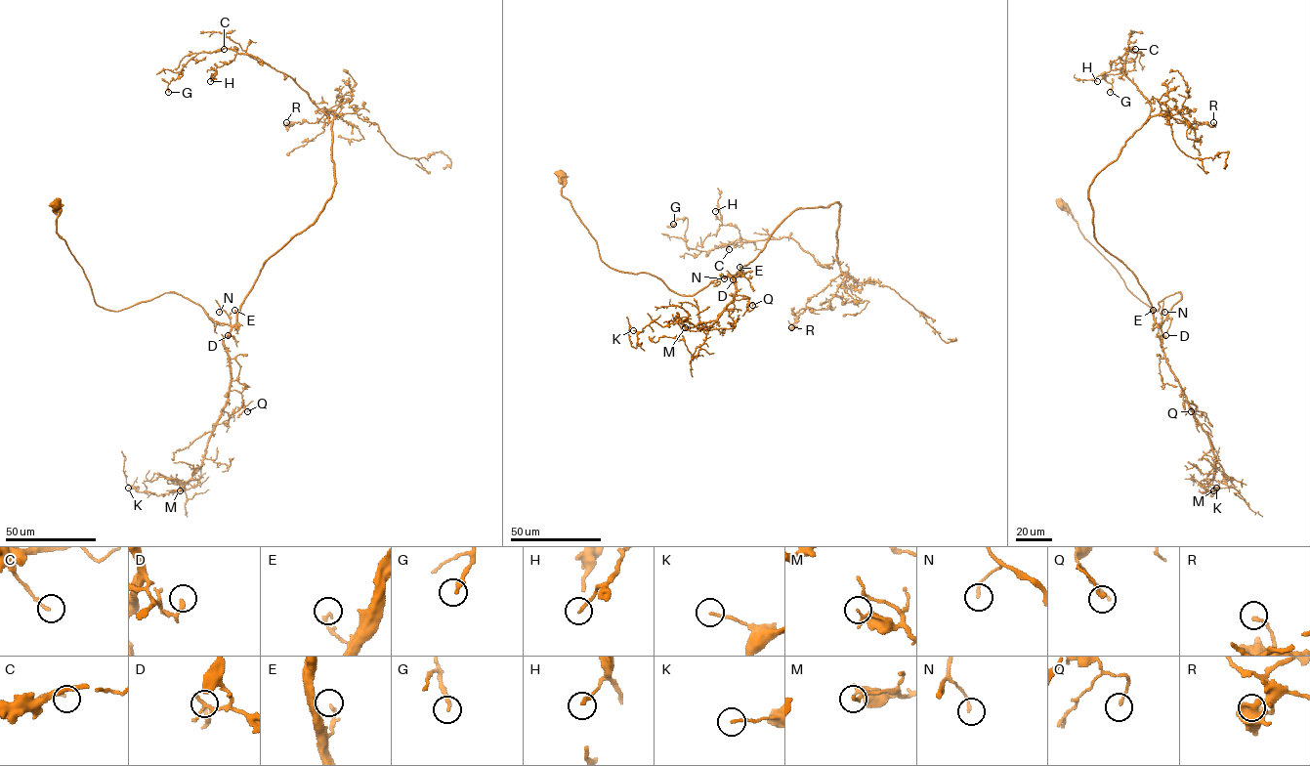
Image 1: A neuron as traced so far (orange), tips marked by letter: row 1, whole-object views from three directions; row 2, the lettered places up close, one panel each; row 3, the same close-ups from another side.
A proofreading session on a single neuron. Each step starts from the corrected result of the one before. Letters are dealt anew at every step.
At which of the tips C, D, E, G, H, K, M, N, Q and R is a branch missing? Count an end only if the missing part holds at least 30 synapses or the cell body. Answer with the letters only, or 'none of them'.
none of them

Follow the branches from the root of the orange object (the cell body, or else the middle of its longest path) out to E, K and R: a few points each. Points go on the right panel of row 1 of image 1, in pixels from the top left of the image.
E: (1062, 204), (1083, 236), (1142, 301), (1158, 311), (1163, 298), (1180, 293), (1160, 325), (1153, 310)
K: (1062, 204), (1142, 301), (1158, 311), (1180, 293), (1160, 346), (1215, 458), (1204, 488), (1212, 495), (1216, 488)
R: (1062, 204), (1142, 301), (1158, 311), (1180, 293), (1160, 325), (1096, 240), (1089, 187), (1162, 109), (1213, 122)

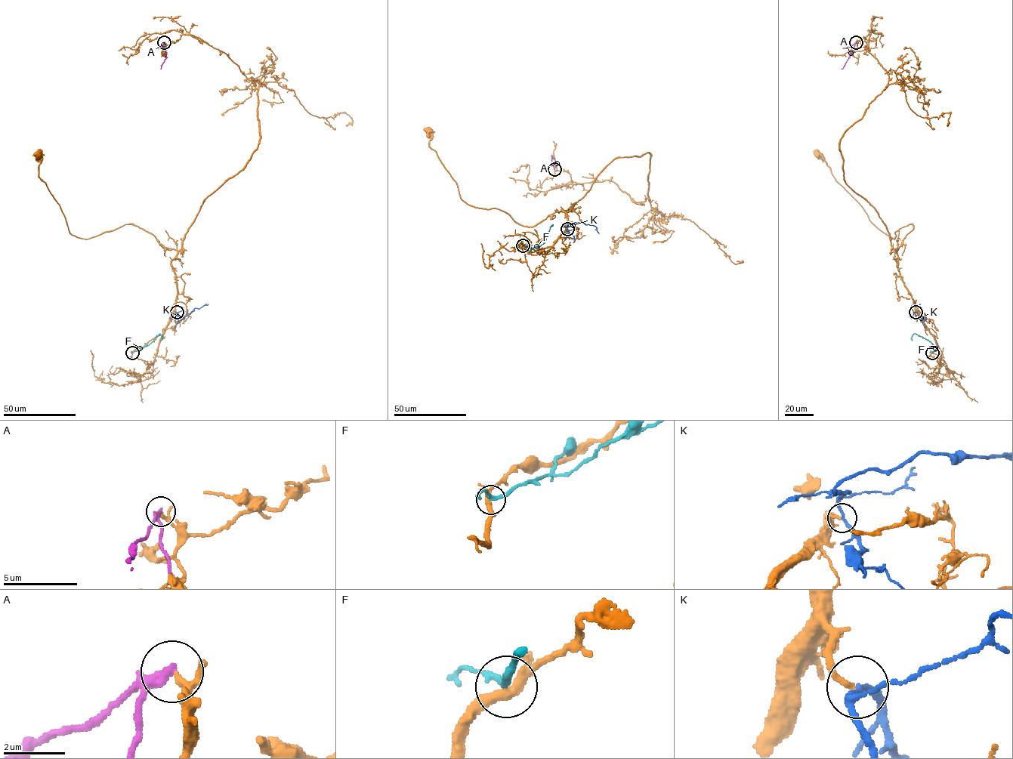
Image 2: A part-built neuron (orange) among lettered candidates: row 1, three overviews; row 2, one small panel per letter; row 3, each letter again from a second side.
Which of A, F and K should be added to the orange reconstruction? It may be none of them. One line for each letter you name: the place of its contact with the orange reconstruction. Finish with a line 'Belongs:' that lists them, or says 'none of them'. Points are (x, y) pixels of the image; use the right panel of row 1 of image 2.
K: meets orange at (915, 312)
Belongs: K

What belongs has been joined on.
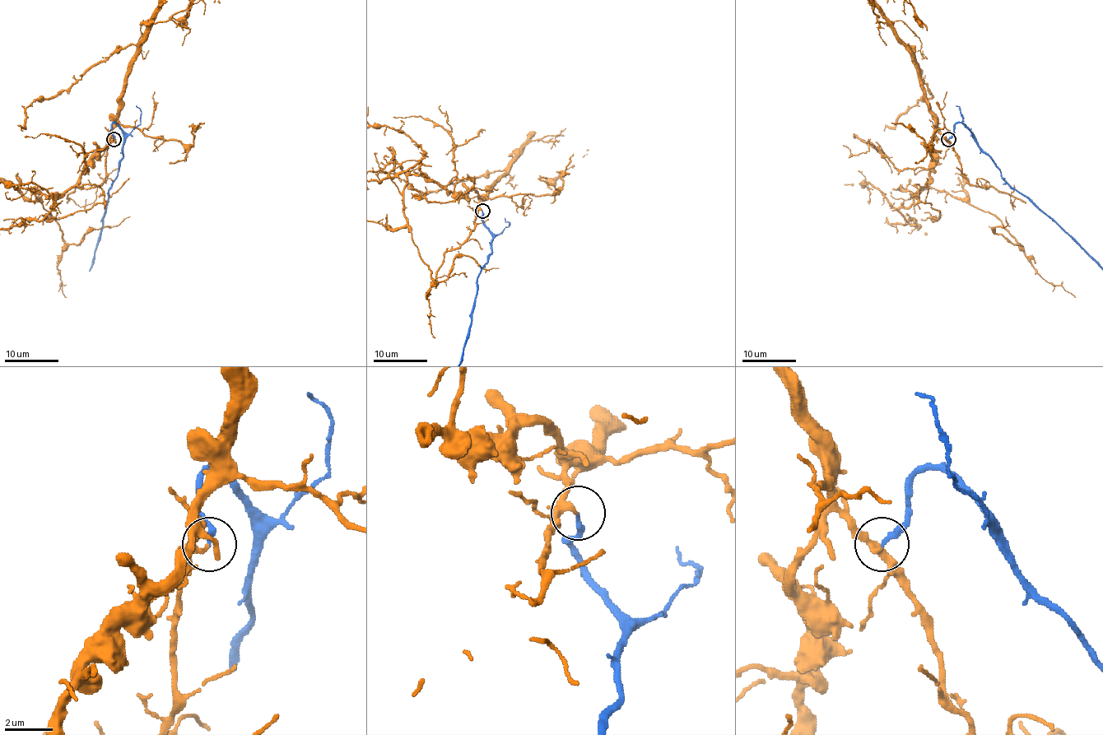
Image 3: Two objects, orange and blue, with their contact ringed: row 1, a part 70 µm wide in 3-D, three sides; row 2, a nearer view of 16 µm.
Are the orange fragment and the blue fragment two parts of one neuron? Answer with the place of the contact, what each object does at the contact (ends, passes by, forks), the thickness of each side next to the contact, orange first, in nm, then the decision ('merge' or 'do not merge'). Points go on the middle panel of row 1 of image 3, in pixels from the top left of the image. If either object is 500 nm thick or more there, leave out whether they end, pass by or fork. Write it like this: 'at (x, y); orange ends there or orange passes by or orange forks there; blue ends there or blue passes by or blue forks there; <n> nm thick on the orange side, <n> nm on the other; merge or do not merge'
at (482, 211); orange forks there; blue ends there; 140 nm thick on the orange side, 240 nm on the other; merge

